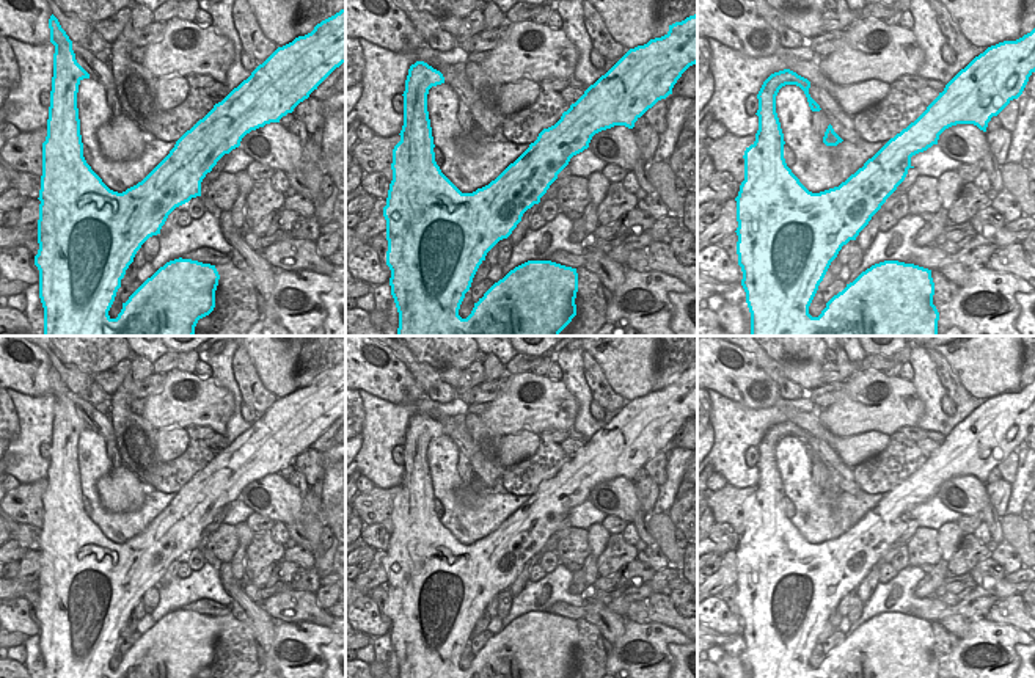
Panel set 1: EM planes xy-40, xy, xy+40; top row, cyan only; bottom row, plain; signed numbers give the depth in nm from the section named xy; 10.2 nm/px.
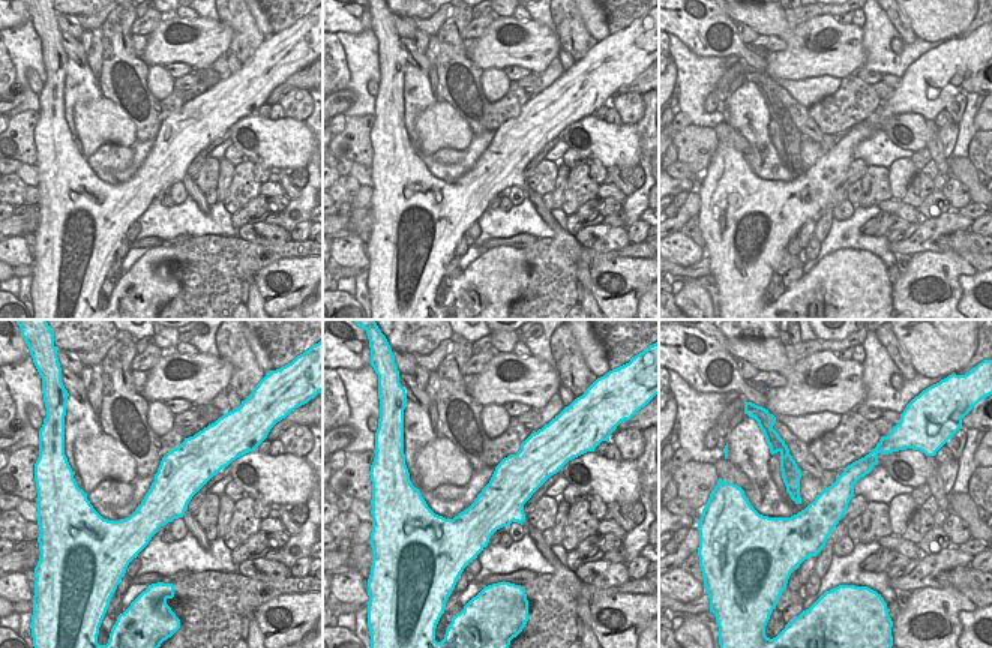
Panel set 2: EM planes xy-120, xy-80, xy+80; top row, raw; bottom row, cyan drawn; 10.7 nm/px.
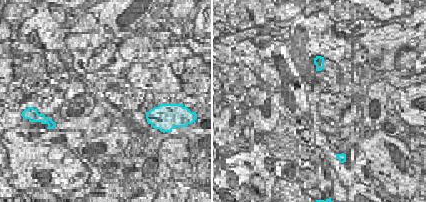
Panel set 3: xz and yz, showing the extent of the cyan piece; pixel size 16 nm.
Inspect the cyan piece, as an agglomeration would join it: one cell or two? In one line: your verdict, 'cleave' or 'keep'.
keep

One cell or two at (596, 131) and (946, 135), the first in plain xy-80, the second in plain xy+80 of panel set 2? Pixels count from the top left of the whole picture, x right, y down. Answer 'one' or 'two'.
two

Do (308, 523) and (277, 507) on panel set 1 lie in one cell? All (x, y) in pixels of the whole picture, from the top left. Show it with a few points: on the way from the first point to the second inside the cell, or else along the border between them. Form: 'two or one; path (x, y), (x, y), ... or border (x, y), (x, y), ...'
two; border (318, 513), (303, 513), (299, 518)

